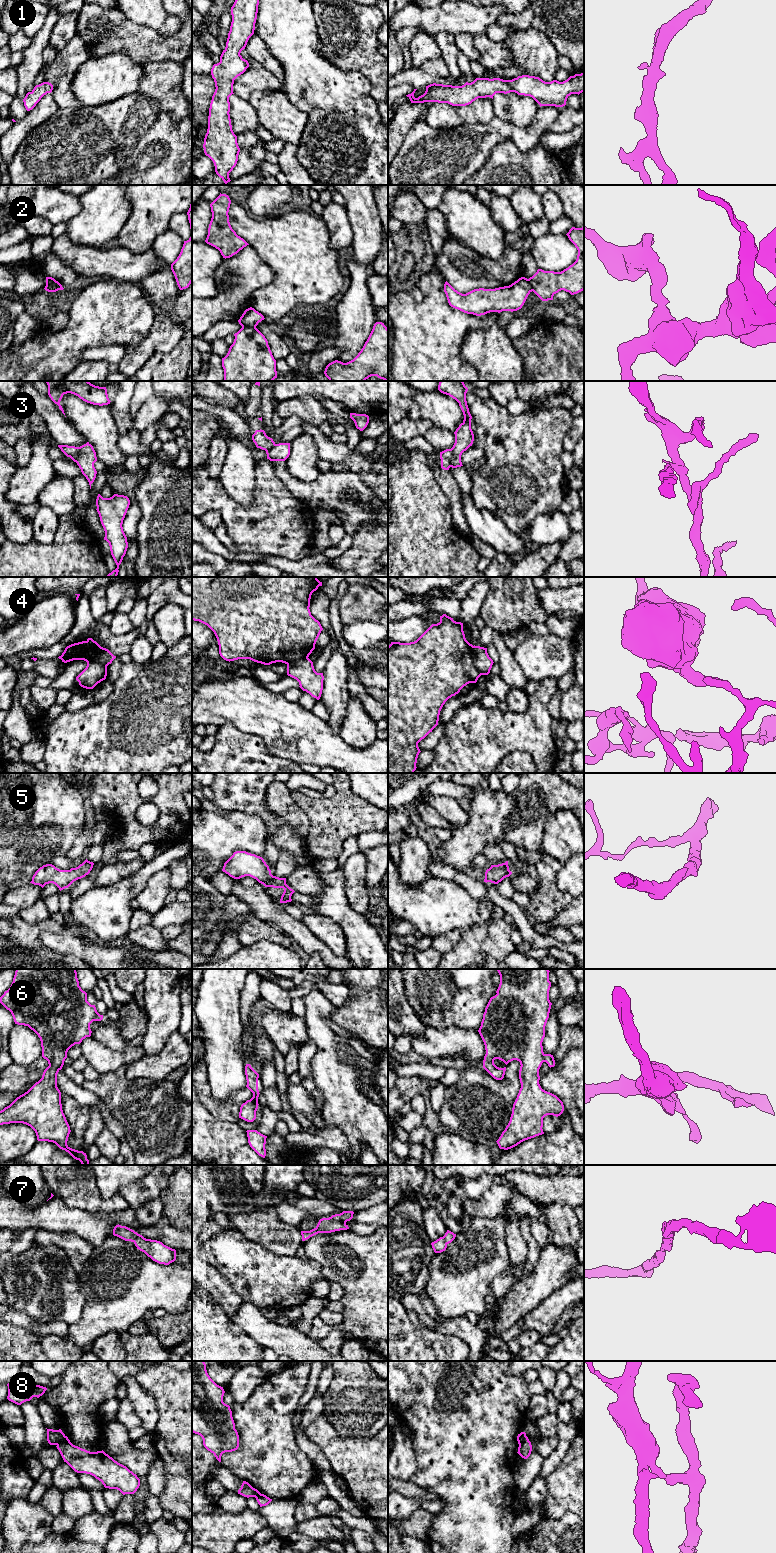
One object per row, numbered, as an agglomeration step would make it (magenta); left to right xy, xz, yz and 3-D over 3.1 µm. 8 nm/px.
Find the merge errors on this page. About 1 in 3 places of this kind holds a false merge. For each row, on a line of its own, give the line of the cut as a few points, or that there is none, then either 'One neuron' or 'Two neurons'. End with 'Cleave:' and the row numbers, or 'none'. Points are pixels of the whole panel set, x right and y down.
1: No split. One neuron
2: Split along xz (242, 326), (253, 326), (255, 328). Two neurons
3: Split along yz (451, 448), (452, 458), (449, 467). Two neurons
4: Split along yz (472, 646), (472, 661), (481, 674). Two neurons
5: No split. One neuron
6: No split. One neuron
7: No split. One neuron
8: Split along xy (65, 1436), (57, 1445). Two neurons
Cleave: 2, 3, 4, 8

